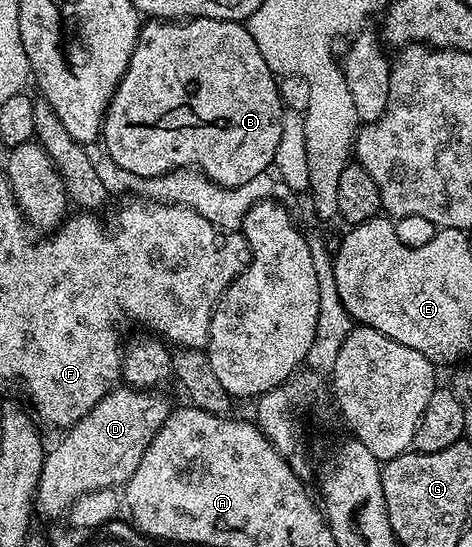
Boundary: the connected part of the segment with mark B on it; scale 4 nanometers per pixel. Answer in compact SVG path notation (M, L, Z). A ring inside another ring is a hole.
M198 16L187 22L165 22L155 18L141 23L138 42L134 46L134 54L128 63L126 74L120 80L112 100L108 103L108 113L104 115L104 130L102 145L107 159L113 160L124 170L130 170L135 176L164 176L175 168L195 168L209 176L216 184L223 188L242 186L242 182L250 182L250 178L258 178L258 174L268 172L273 167L278 142L282 138L282 118L286 109L280 100L280 86L277 77L266 66L266 58L262 58L262 50L250 38L250 30L238 20L215 20Z

